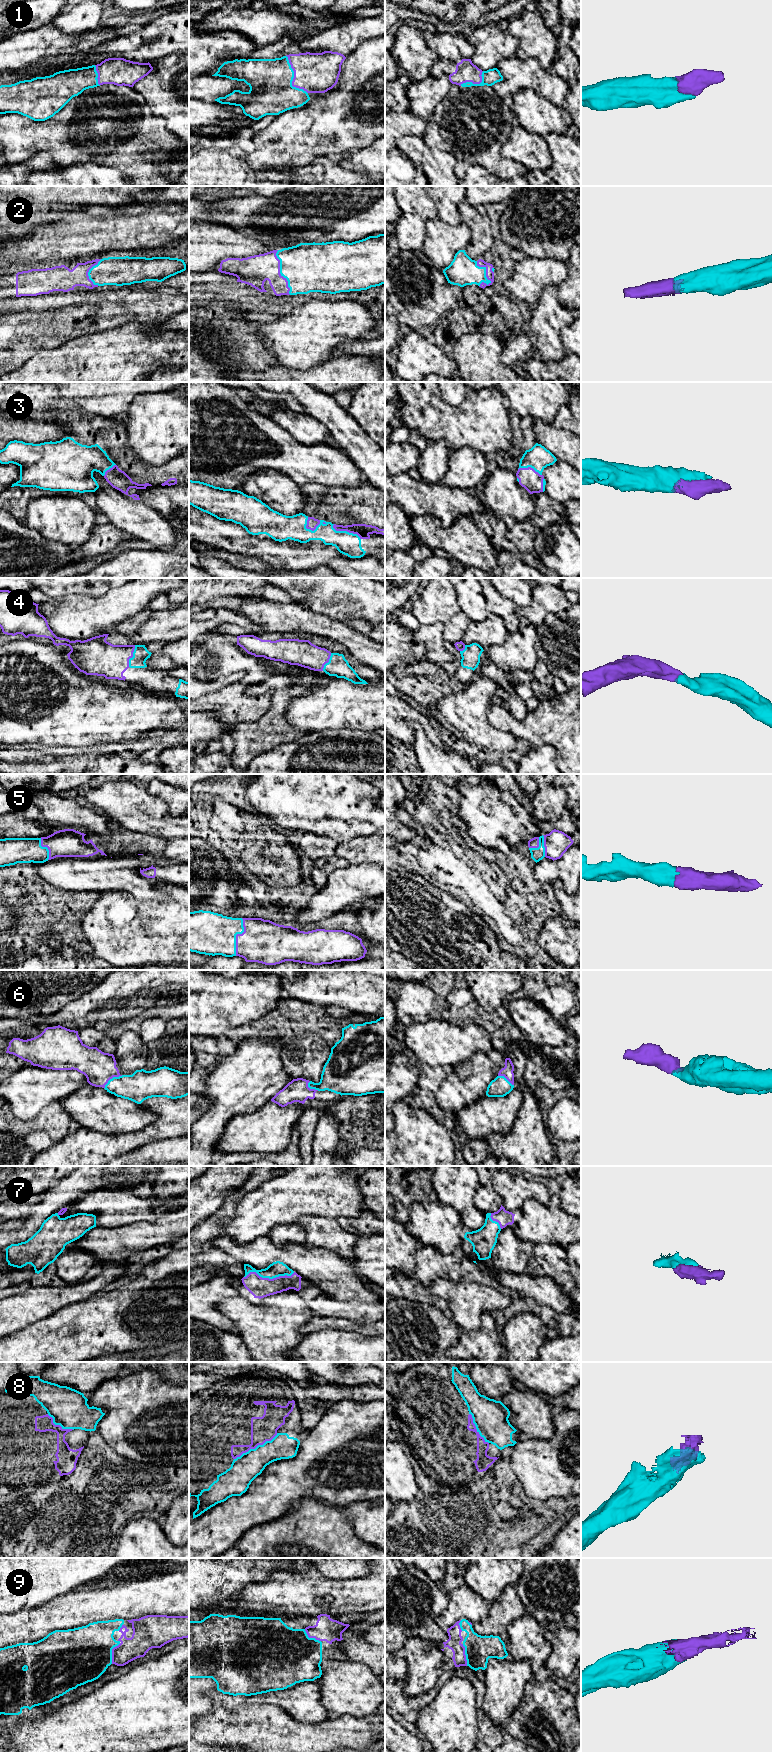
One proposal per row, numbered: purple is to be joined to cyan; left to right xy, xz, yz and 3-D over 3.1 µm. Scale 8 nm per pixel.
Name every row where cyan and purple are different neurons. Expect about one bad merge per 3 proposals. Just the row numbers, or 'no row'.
no row

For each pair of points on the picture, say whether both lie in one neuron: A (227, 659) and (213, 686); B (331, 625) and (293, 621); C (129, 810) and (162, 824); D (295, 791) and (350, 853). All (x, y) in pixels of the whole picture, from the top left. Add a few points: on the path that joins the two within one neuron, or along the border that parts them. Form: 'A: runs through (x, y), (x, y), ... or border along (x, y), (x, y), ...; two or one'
A: border along (224, 676), (214, 680), (199, 680); two
B: runs through (322, 625), (302, 621); one
C: runs through (137, 810), (149, 813), (154, 818); one
D: border along (363, 835), (358, 835), (348, 841), (338, 843); two

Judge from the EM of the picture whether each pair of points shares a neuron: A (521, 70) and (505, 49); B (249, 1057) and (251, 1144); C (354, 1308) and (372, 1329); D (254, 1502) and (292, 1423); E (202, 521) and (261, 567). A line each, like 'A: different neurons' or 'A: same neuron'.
A: different neurons
B: different neurons
C: different neurons
D: different neurons
E: different neurons

